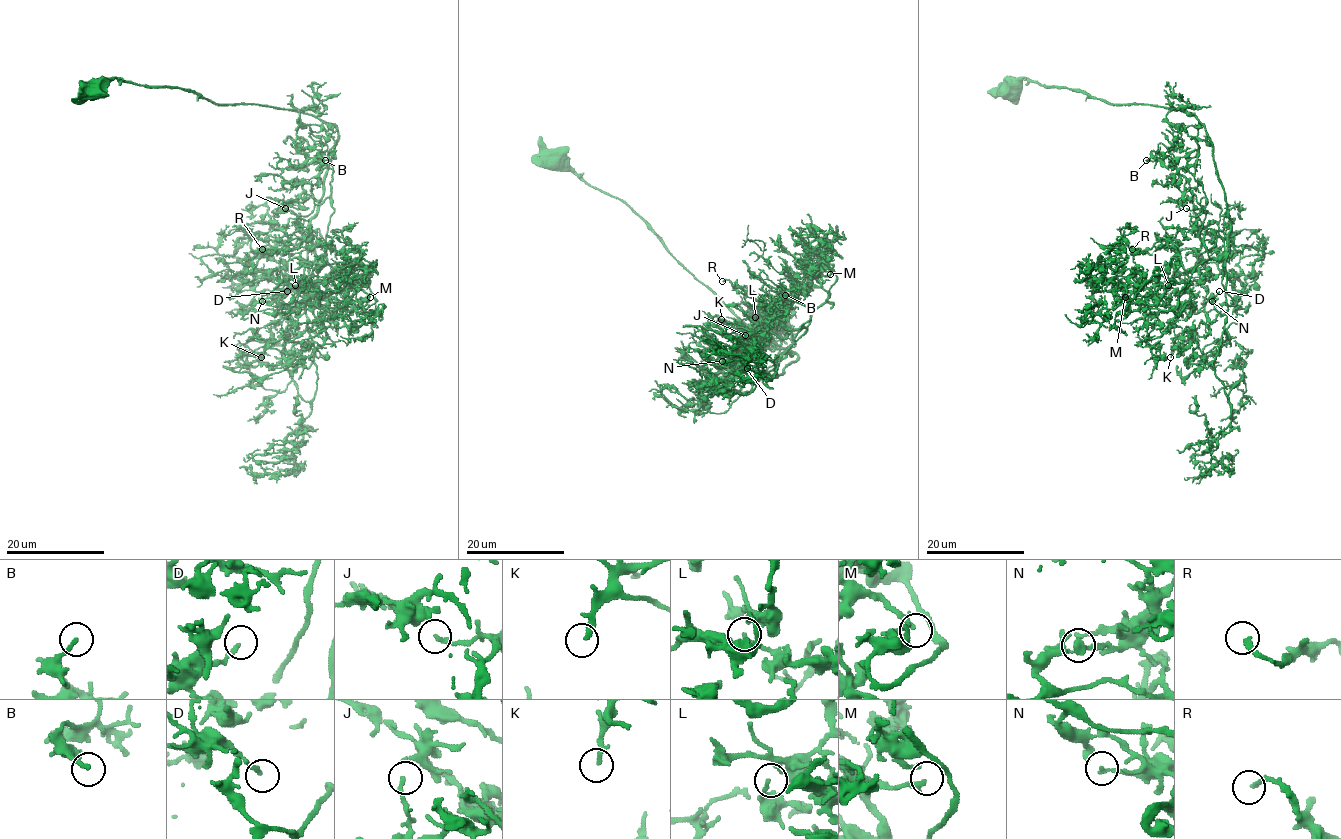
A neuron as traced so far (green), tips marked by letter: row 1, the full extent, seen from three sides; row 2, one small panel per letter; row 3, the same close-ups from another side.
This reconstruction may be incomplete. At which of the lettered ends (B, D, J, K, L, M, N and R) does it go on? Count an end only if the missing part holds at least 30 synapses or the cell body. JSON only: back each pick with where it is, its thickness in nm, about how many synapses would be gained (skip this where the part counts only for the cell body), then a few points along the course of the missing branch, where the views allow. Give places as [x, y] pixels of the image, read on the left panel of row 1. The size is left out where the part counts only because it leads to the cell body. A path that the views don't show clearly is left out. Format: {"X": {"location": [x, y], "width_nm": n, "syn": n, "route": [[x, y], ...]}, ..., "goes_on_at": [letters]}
{"K": {"location": [261, 357], "width_nm": 160, "syn": 30, "route": [[261, 357], [257, 357], [253, 367], [252, 365], [257, 364], [265, 370]]}, "goes_on_at": ["K"]}

